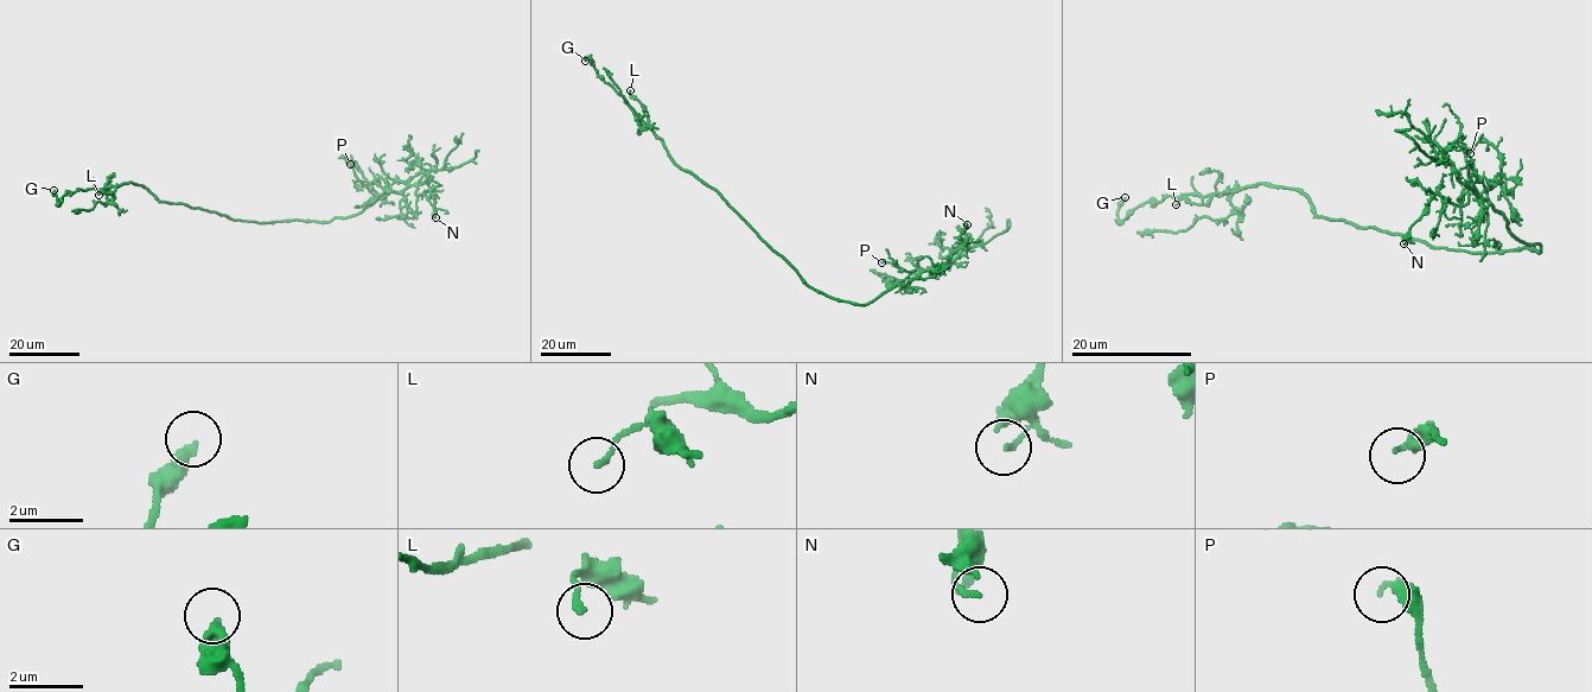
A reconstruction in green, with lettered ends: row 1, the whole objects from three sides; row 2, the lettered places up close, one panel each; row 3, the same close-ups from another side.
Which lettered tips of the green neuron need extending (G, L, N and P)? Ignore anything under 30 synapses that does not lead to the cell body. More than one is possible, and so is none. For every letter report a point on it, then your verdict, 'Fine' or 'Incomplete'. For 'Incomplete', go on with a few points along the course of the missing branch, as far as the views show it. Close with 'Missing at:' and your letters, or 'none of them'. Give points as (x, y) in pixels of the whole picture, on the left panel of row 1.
G: Place: (53, 190). Fine
L: Place: (99, 195). Fine
N: Place: (435, 217). Fine
P: Place: (350, 164). Fine
Missing at: none of them

